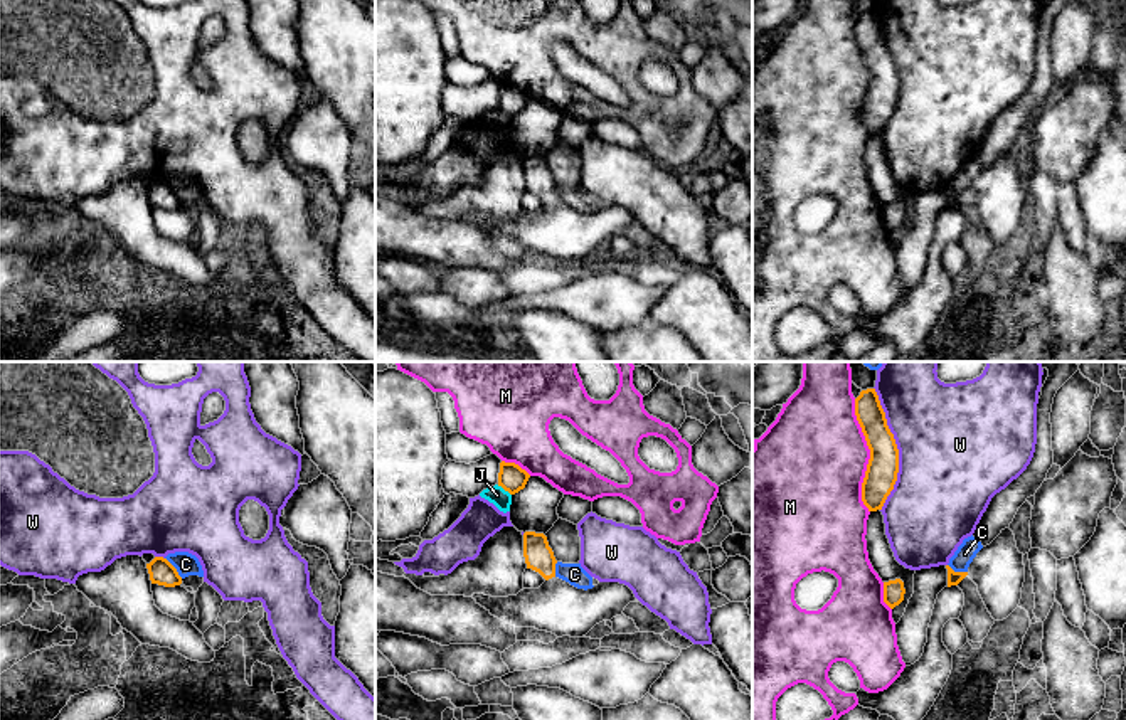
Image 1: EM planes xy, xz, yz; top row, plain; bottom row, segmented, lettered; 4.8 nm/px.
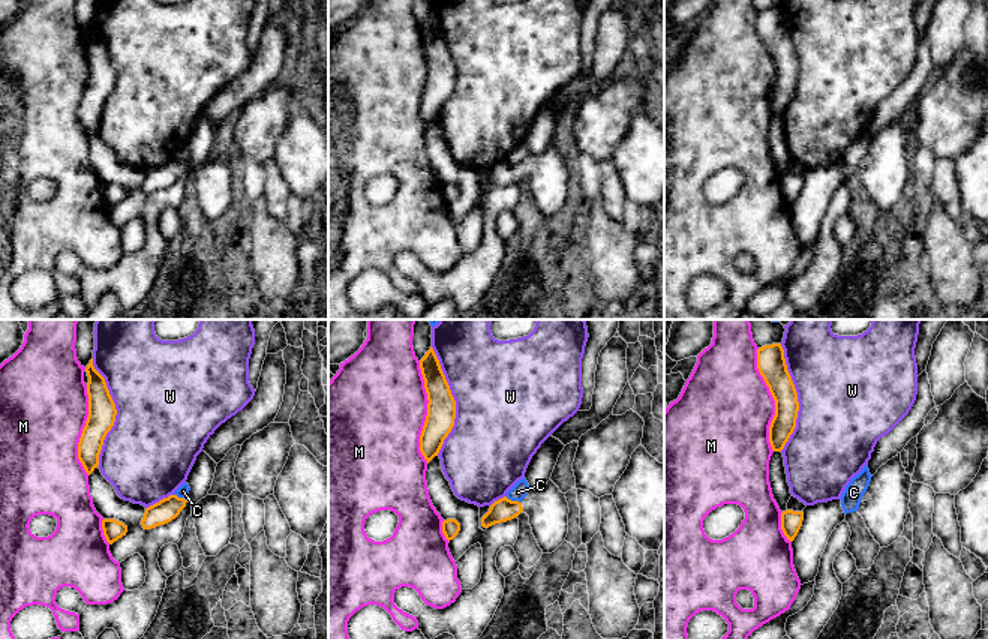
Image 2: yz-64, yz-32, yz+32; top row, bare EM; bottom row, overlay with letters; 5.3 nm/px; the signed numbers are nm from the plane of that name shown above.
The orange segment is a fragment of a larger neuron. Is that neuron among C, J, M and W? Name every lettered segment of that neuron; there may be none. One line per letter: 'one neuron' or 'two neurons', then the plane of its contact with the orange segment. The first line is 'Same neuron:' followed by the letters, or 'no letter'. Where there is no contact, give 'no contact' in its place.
Same neuron: no letter
C: two neurons; meets orange in xy
J: two neurons; meets orange in xz
M: two neurons; meets orange in yz
W: two neurons; meets orange in yz

